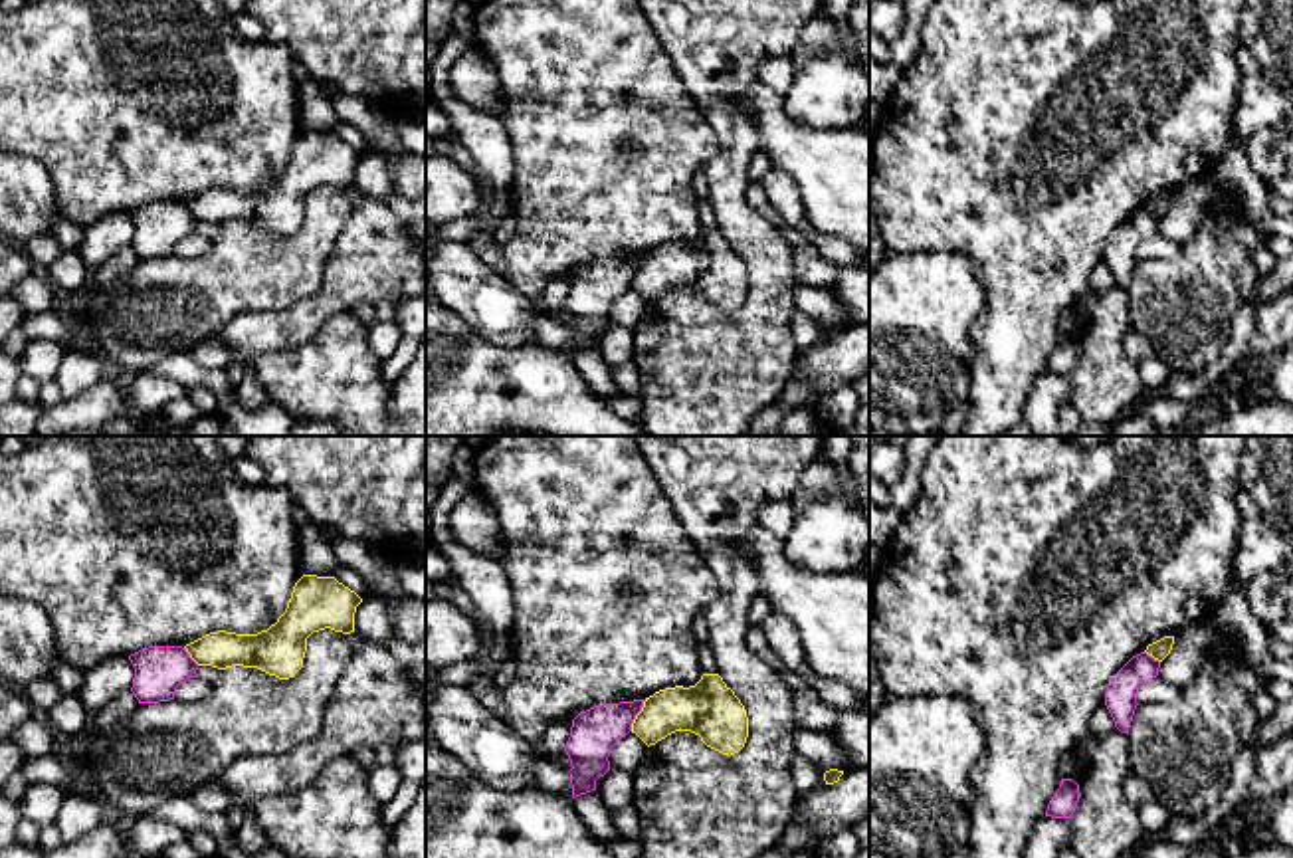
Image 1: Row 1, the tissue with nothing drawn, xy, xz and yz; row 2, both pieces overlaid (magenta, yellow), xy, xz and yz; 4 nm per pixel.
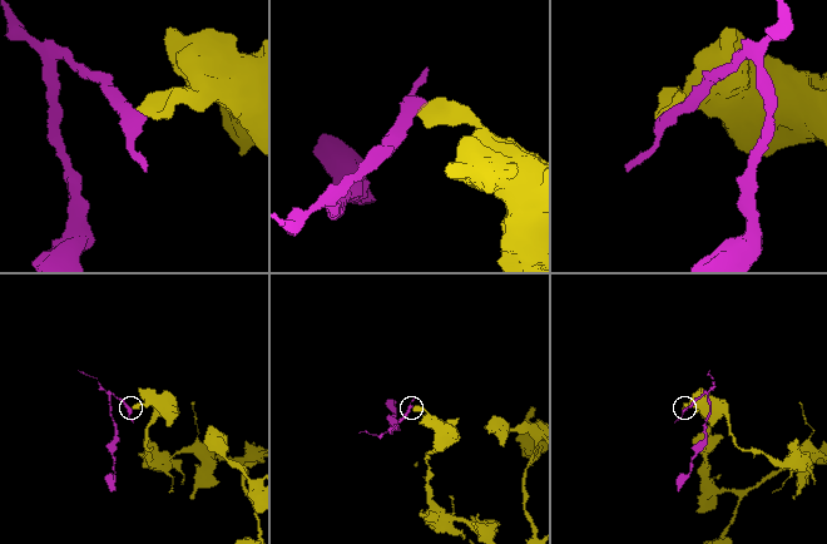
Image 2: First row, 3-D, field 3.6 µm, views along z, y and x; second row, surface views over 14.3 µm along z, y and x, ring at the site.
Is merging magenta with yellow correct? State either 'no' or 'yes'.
no

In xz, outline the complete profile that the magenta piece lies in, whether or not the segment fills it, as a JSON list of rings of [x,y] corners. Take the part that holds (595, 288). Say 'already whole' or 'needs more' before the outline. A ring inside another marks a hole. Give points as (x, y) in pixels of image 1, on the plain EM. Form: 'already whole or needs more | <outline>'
already whole | [[[646,256],[602,260],[572,275],[566,311],[572,325],[572,355],[596,347],[596,337],[610,327],[612,303],[632,287]]]

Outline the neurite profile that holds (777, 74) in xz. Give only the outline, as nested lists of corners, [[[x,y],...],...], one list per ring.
[[[774,57],[774,59],[766,59],[764,63],[760,63],[758,81],[786,95],[786,91],[794,83],[794,65],[790,57]]]

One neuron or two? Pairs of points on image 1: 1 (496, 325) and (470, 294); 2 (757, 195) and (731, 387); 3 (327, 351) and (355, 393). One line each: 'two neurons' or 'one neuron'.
1: one neuron
2: two neurons
3: one neuron

